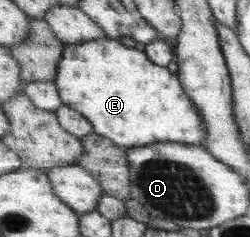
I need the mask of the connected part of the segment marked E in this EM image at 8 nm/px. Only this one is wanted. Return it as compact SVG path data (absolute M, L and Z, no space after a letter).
M103 38L65 45L55 82L63 103L82 113L93 124L95 133L109 138L121 148L142 148L163 142L199 146L206 140L205 121L186 94L178 74L153 63L144 50L126 47L119 40Z

